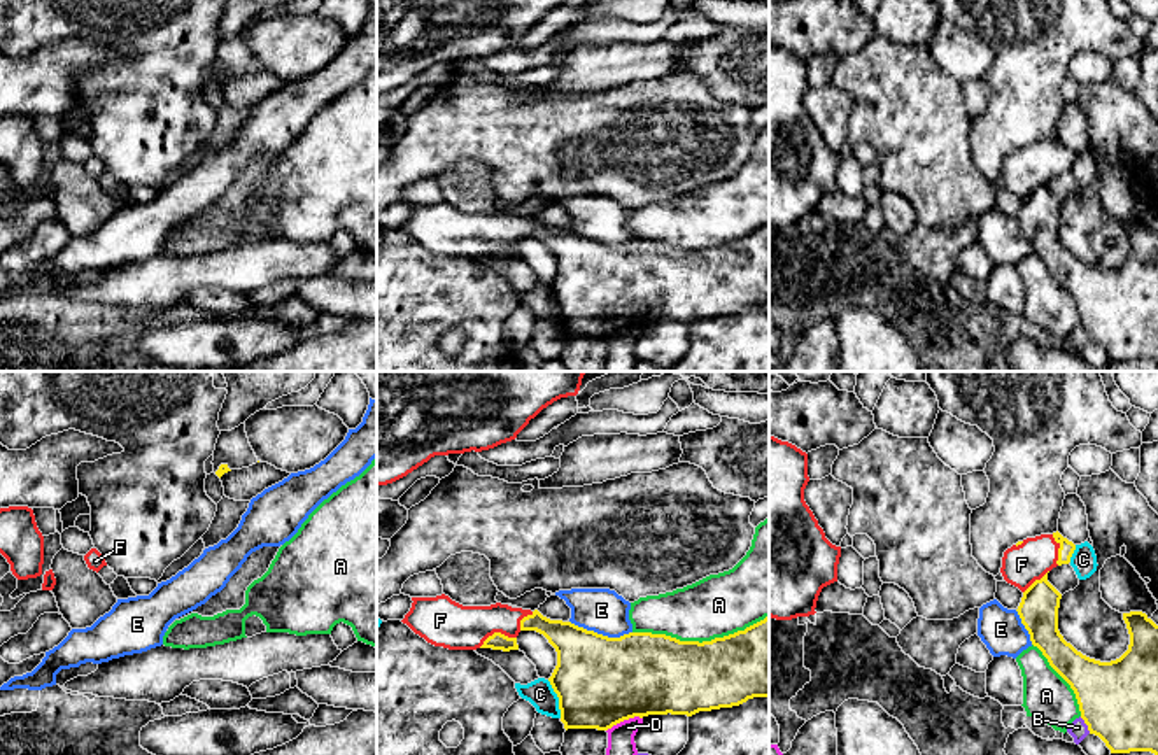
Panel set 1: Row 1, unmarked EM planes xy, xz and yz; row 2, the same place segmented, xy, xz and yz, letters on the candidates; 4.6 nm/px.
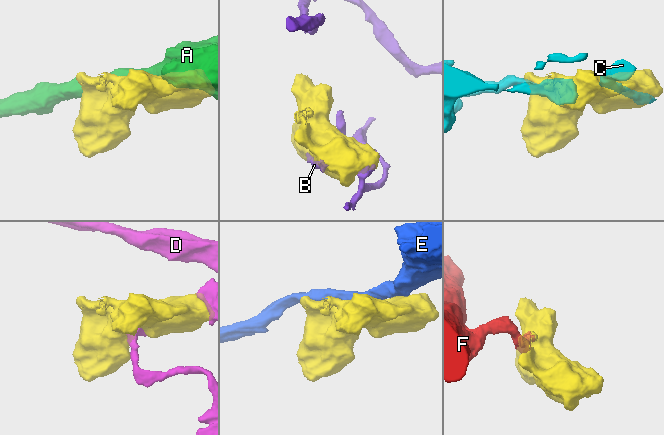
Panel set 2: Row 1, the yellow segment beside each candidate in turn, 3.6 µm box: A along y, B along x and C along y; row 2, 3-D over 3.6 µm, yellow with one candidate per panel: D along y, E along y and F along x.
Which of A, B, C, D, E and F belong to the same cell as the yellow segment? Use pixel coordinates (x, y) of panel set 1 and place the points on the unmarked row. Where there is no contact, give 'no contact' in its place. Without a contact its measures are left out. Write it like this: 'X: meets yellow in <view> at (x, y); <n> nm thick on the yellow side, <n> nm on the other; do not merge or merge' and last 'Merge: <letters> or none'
A: meets yellow in xz at (698, 249); 360 nm thick on the yellow side, 280 nm on the other; do not merge
B: meets yellow in yz at (1087, 331); 360 nm thick on the yellow side, 90 nm on the other; do not merge
C: meets yellow in xz at (559, 307); 420 nm thick on the yellow side, 120 nm on the other; do not merge
D: meets yellow in xz at (624, 326); 420 nm thick on the yellow side, 140 nm on the other; do not merge
E: meets yellow in xz at (601, 242); 420 nm thick on the yellow side, 200 nm on the other; do not merge
F: meets yellow in xz at (496, 240); 80 nm thick on the yellow side, 220 nm on the other; merge
Merge: F

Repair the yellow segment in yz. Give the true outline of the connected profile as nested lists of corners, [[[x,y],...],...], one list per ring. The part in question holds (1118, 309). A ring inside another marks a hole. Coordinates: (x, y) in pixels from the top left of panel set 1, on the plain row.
[[[1058,138],[1018,149],[1004,159],[1000,180],[1023,200],[1018,214],[1030,249],[1076,301],[1081,326],[1090,342],[1098,343],[1111,361],[1151,359],[1158,366],[1158,233],[1142,219],[1123,221],[1130,242],[1128,258],[1116,268],[1100,270],[1077,259],[1058,238],[1062,201],[1048,189],[1048,180],[1069,172],[1076,152]]]

